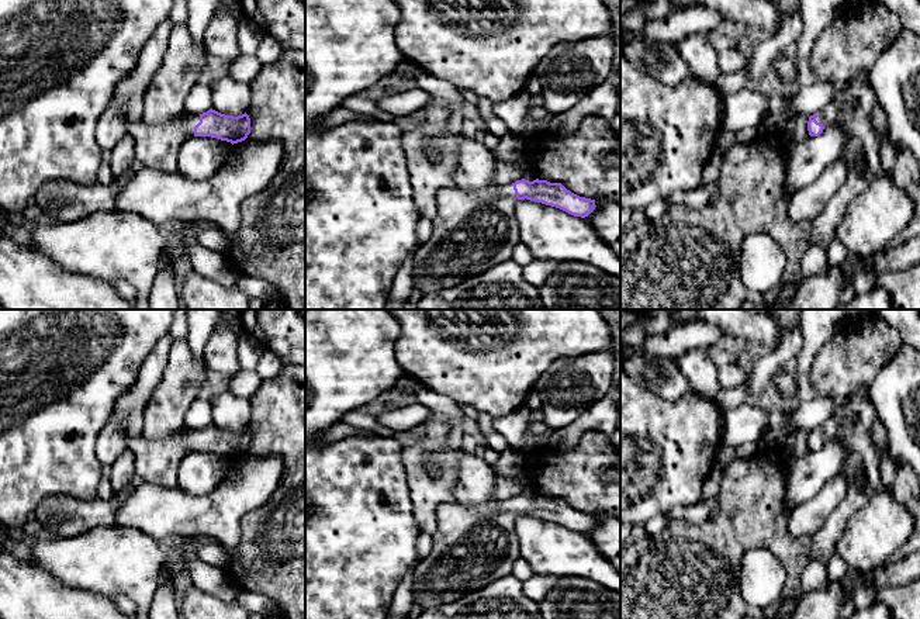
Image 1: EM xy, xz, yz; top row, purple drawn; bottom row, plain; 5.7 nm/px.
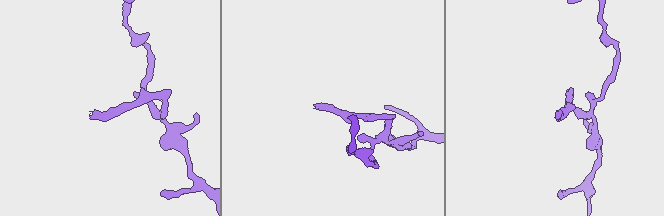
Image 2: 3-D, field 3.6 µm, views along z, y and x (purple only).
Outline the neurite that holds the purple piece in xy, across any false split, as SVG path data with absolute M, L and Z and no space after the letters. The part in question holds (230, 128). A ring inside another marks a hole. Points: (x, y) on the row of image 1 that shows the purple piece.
M212 108L200 115L183 111L166 124L146 124L142 118L132 121L128 134L143 167L172 173L177 170L179 151L187 138L211 136L234 145L250 134L250 118L246 113L234 117Z

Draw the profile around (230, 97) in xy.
M228 75L211 86L211 108L225 115L242 115L248 111L252 98L250 84L236 82Z

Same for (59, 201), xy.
M127 134L107 156L114 180L107 184L79 186L70 181L45 183L35 194L41 211L41 225L68 224L83 219L97 211L111 211L121 190L115 180L132 167L135 158L134 139Z

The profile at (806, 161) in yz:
M840 121L824 127L819 136L788 149L785 194L791 197L798 190L814 181L824 167L840 159L848 142L848 134Z

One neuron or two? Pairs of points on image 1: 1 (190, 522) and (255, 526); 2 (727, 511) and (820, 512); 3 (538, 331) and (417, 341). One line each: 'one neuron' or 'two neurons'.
1: two neurons
2: two neurons
3: one neuron

